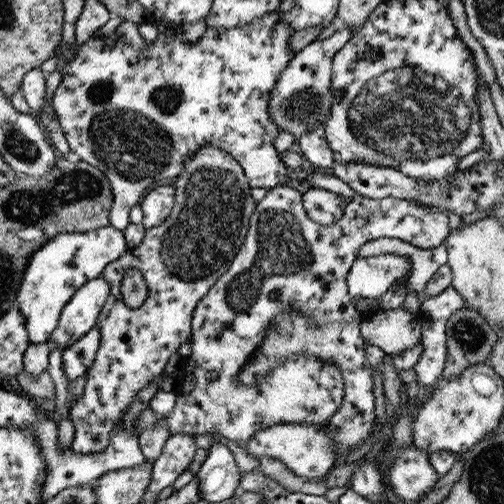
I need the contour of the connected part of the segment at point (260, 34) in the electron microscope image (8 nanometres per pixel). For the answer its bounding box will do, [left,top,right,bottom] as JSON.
[52,10,296,232]

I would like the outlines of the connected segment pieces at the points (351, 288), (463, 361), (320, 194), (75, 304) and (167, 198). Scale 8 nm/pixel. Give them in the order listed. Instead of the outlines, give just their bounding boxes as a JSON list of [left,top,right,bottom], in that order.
[[346,254,412,318],[441,307,497,379],[302,188,345,226],[46,276,109,350],[140,185,174,228]]

